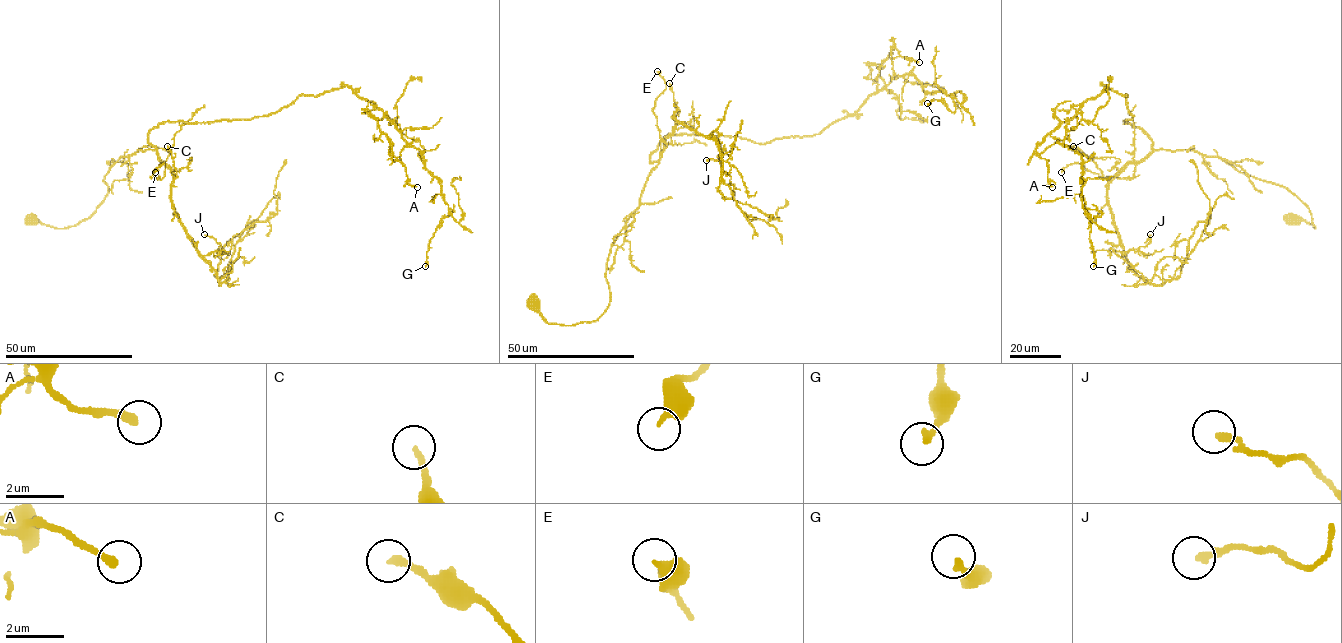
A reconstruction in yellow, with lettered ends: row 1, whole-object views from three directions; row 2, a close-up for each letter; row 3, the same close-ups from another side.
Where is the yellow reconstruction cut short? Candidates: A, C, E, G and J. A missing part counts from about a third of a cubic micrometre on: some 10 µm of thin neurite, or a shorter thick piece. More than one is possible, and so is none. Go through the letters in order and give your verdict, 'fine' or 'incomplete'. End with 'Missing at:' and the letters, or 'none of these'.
A: incomplete
C: fine
E: fine
G: fine
J: fine
Missing at: A

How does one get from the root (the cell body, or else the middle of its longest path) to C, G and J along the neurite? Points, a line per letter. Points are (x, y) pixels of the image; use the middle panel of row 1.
C: (533, 301), (548, 322), (564, 325), (595, 321), (607, 308), (611, 245), (638, 207), (676, 124), (669, 83)
G: (533, 301), (554, 324), (603, 314), (611, 245), (668, 135), (819, 134), (908, 74), (955, 111), (927, 103)
J: (533, 301), (548, 322), (596, 321), (610, 301), (611, 245), (673, 117), (719, 141), (723, 157), (706, 160)

